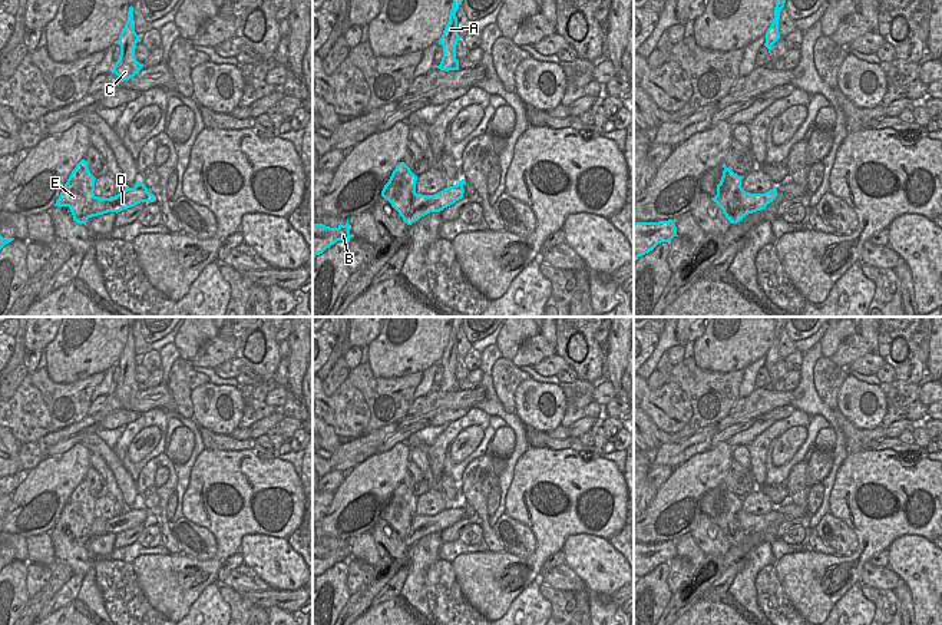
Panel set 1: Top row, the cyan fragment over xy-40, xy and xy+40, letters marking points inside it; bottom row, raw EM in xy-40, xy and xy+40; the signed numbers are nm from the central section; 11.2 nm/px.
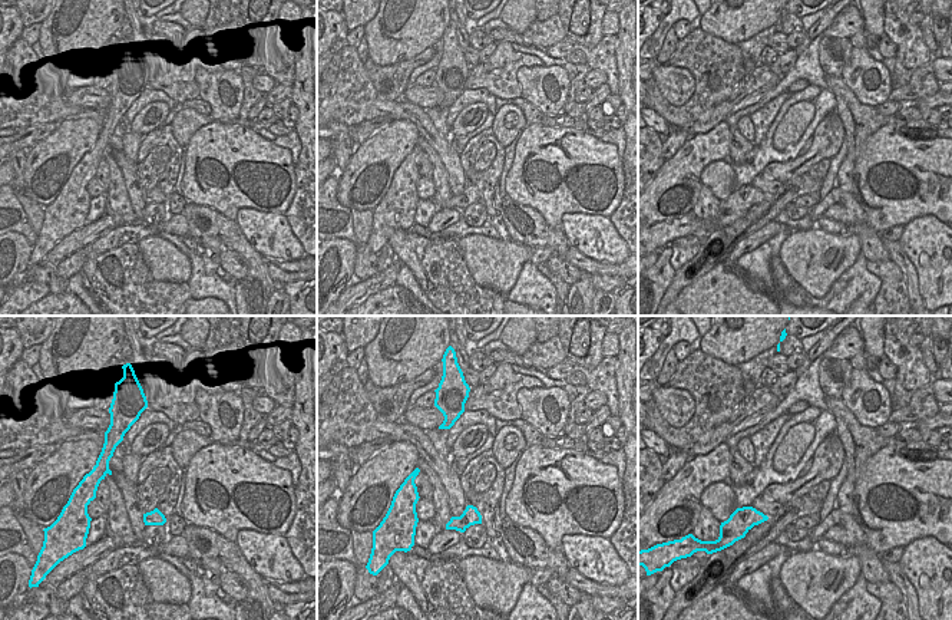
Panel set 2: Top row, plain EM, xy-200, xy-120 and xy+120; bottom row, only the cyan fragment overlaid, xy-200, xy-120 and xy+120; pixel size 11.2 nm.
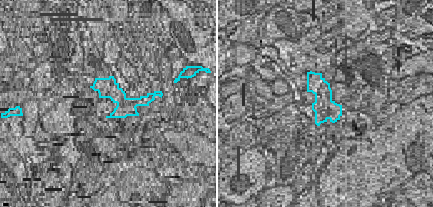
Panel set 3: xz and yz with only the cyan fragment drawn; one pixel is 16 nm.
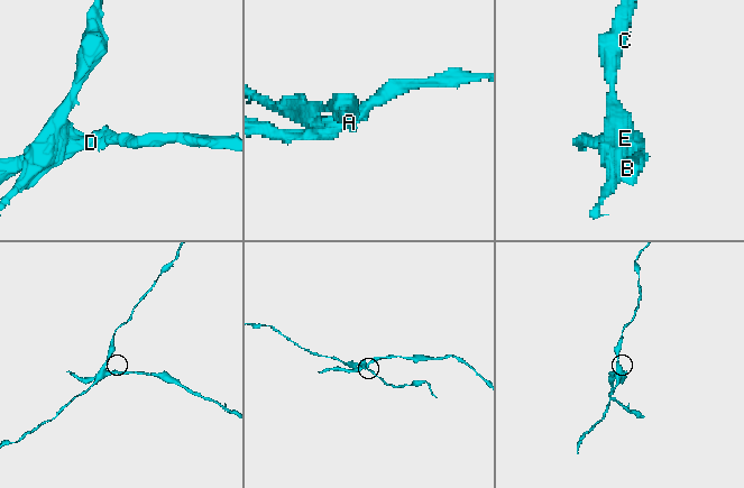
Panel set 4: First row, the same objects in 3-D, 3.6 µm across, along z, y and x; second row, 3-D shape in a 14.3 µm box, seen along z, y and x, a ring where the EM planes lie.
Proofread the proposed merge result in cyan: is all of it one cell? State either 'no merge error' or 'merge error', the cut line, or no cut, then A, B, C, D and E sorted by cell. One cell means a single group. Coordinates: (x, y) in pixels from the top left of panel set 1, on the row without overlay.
merge error | xy+40 (741, 509), (721, 529) | A C E / B D

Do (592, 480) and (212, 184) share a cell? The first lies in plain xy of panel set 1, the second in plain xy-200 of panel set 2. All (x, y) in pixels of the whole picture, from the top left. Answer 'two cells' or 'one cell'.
one cell

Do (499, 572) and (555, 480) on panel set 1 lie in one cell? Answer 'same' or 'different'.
same

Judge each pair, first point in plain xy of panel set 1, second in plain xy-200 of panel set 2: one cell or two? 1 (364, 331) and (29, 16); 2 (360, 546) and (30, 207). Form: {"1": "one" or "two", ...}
{"1": "one", "2": "one"}

